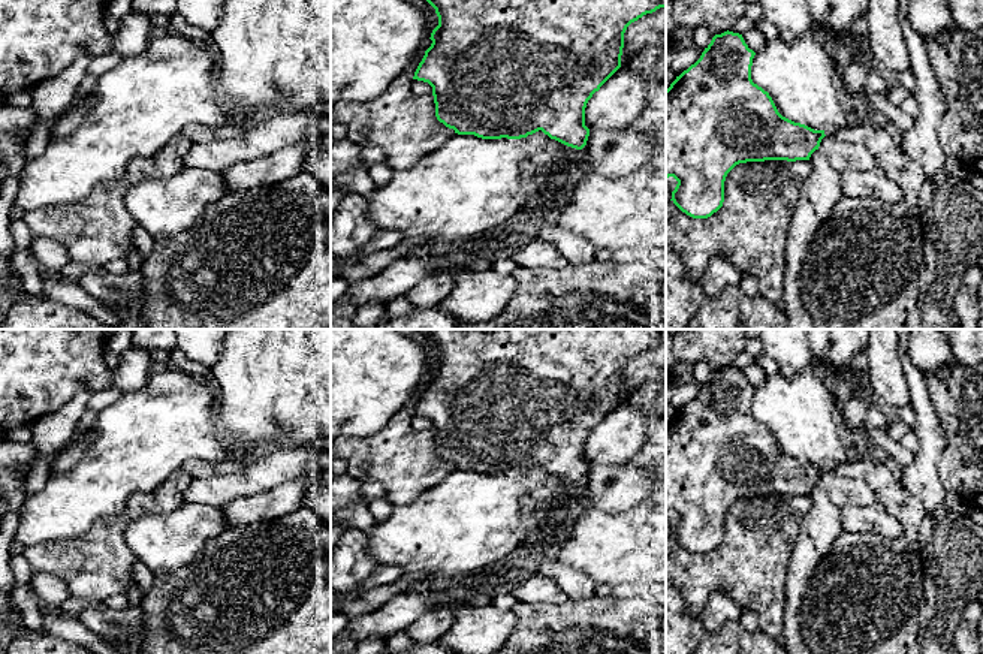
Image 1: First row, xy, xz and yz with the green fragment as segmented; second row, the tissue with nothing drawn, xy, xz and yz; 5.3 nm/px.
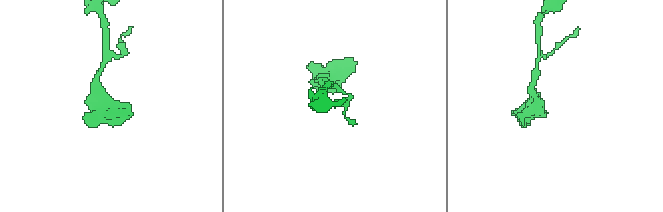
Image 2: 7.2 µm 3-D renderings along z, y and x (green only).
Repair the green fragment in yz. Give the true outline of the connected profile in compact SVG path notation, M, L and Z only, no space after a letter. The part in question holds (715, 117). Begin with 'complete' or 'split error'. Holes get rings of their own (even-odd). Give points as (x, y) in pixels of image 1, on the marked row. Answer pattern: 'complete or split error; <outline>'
split error; M729 30L715 34L700 58L676 76L666 90L666 178L673 177L678 181L670 201L682 213L693 218L708 218L717 213L724 202L726 177L736 165L765 160L809 160L811 154L818 150L821 139L830 136L841 142L853 142L866 147L874 154L877 166L899 186L904 207L920 220L917 198L926 175L922 168L907 156L902 147L895 142L887 130L865 118L847 127L814 130L783 117L769 93L751 79L754 55L756 52L748 48L742 34Z

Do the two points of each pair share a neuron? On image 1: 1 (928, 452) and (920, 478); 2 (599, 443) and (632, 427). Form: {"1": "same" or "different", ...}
{"1": "same", "2": "same"}

